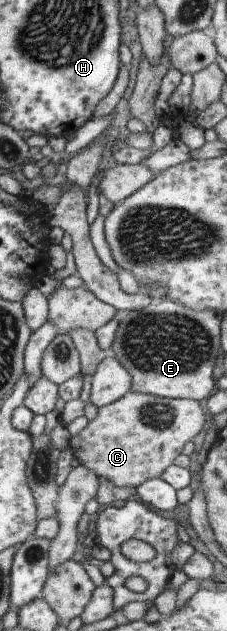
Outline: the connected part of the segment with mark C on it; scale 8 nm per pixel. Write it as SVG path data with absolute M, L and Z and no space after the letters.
M128 391L122 398L97 408L96 416L88 421L83 430L69 436L69 448L80 466L94 472L97 478L104 478L118 488L136 486L144 481L159 478L164 468L173 464L182 446L202 430L204 424L203 404L192 399L170 399L149 394Z

